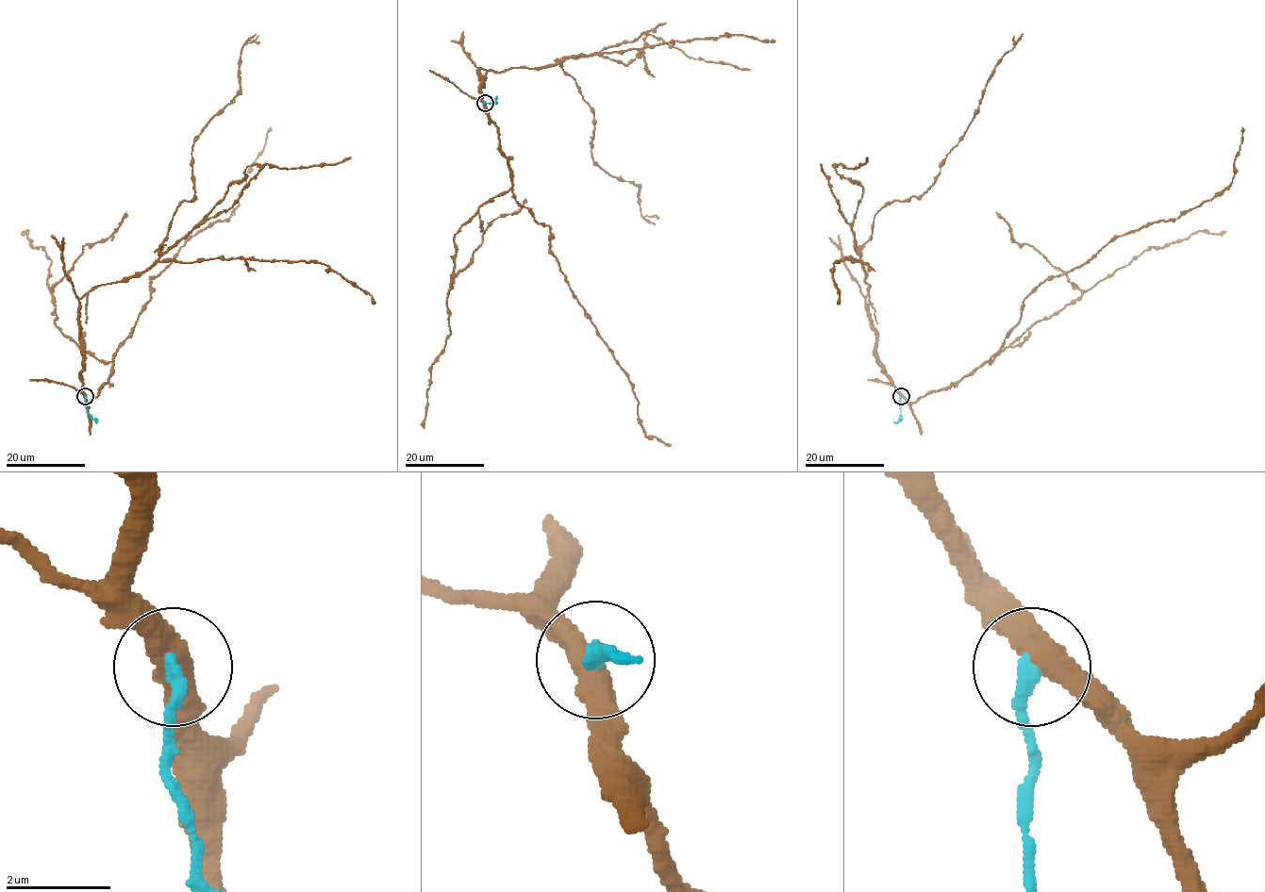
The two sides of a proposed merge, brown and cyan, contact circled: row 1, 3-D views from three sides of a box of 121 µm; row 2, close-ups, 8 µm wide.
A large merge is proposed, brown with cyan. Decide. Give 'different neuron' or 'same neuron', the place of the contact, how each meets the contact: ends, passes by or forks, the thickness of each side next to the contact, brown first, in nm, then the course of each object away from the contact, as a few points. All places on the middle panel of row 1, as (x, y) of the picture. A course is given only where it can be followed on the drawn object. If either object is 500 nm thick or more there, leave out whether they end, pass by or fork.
different neuron; place (485, 103); brown passes by; cyan ends; calibres 460 and 280 nm; course brown (485, 103), (498, 128), (512, 197), (536, 221), (549, 227), (550, 253), (631, 383), (646, 437), (670, 444); course cyan (485, 103), (491, 104), (497, 96)

